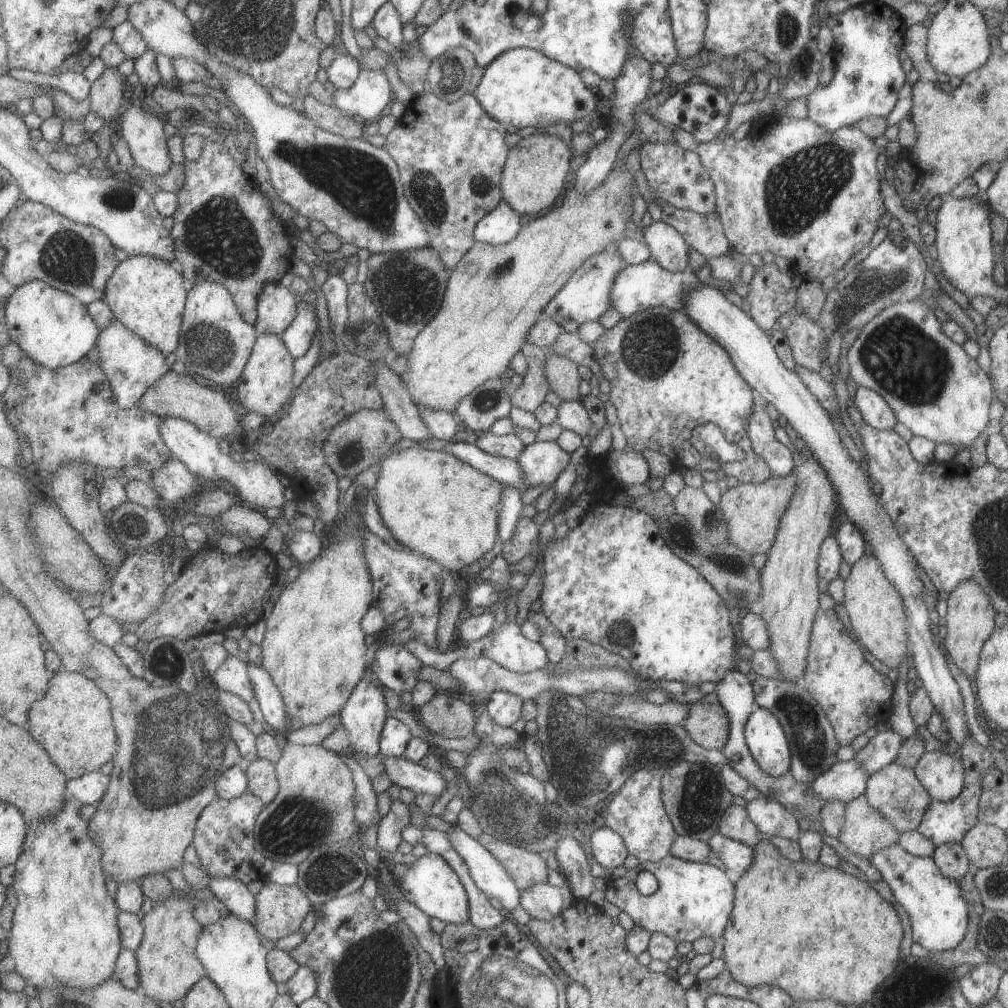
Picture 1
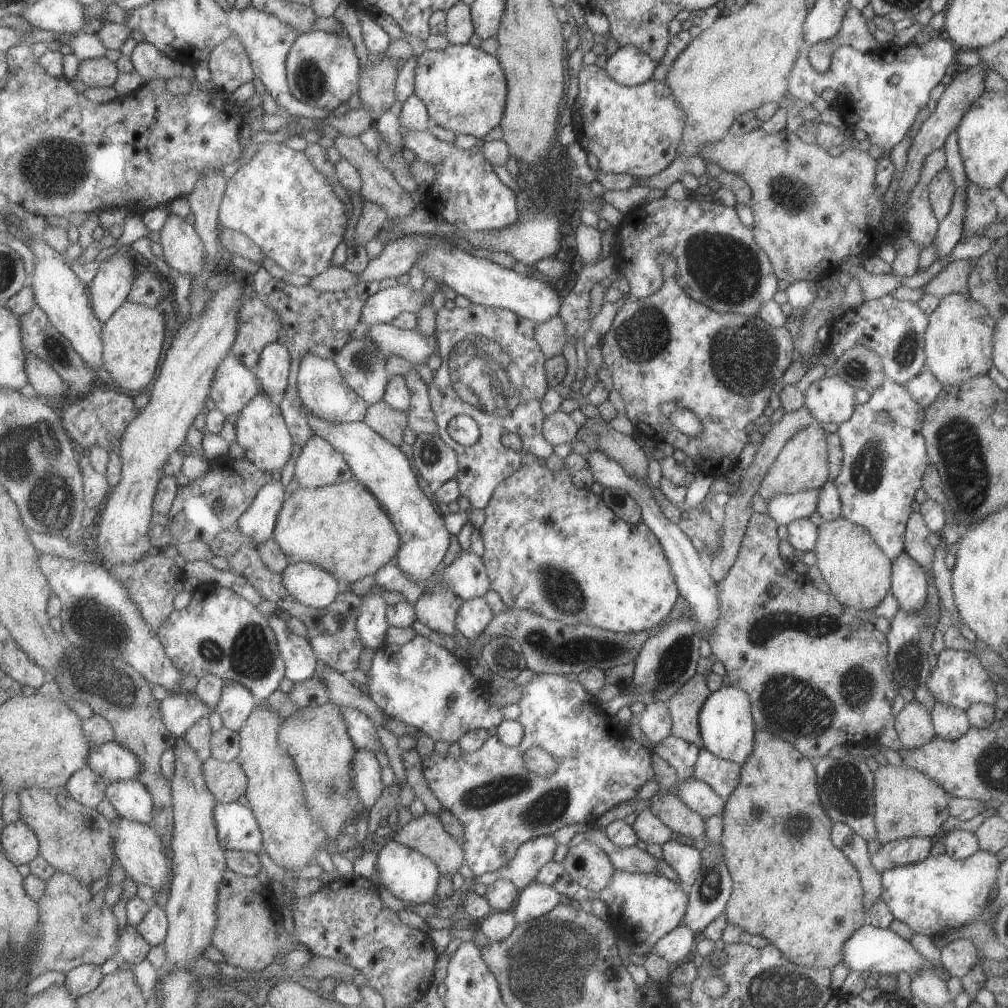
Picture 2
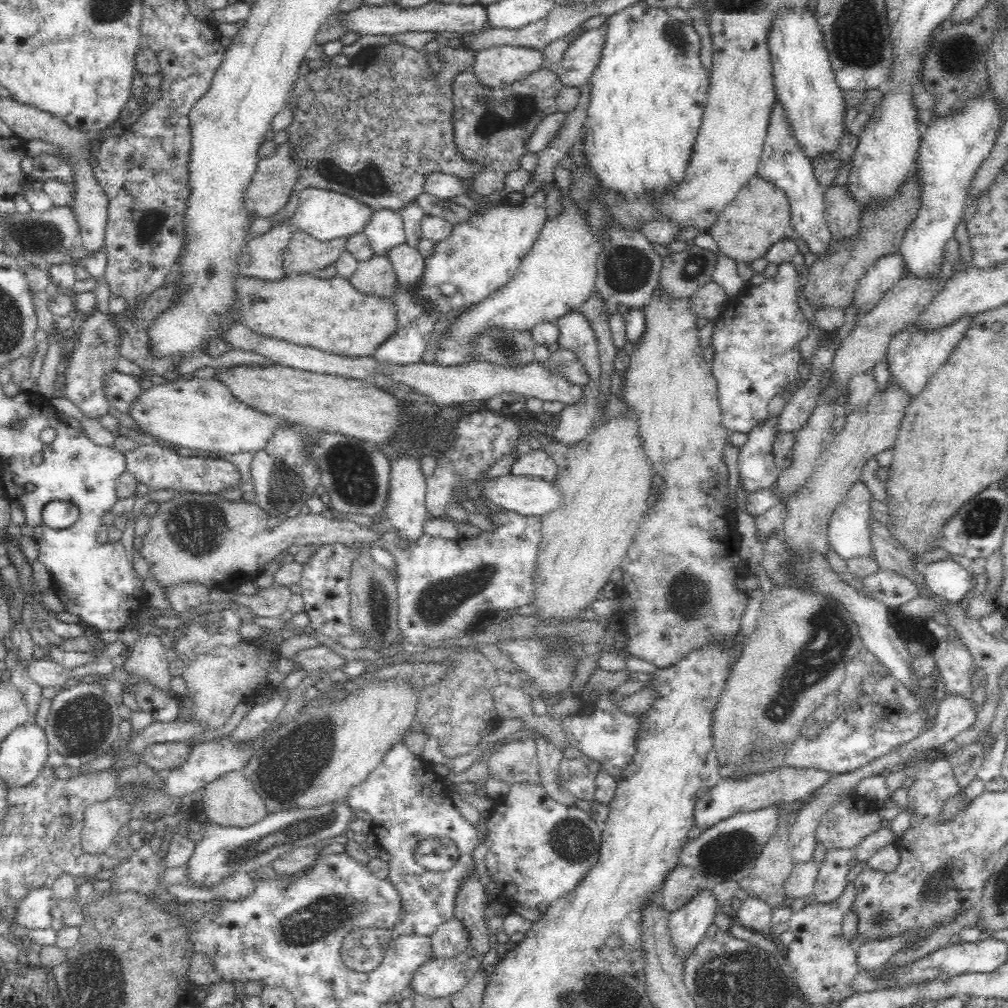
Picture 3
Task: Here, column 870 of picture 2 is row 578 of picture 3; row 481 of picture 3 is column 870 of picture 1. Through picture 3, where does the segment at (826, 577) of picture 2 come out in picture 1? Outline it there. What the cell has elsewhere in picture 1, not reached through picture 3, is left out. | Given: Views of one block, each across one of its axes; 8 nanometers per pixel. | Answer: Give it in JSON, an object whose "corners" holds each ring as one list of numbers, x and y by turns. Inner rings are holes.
{"corners":[[864,553,850,565,848,576,844,579,842,605,858,643,879,662,889,668,897,668,899,662,908,657,903,602,893,584,883,576,879,562,871,553]]}

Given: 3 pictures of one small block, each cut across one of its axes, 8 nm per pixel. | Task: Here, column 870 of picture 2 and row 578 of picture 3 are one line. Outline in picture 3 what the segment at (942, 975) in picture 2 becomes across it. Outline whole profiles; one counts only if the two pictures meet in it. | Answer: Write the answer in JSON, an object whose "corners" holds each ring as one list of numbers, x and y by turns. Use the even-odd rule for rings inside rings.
{"corners":[[951,559,932,562,924,570,928,589,950,602,964,604,977,587,974,574]]}

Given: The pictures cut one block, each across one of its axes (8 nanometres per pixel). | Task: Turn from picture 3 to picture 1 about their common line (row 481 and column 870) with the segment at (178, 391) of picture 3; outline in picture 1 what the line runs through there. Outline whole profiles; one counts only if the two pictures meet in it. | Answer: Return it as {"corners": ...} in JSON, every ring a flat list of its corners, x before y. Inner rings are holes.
{"corners":[[922,298,897,302,884,308,860,329,845,357,853,382,877,392,891,408,896,422,903,424,913,435,925,437,935,445,945,442,953,446,957,453,969,449,985,428,994,392,991,379,975,359,970,358,961,345,955,344,941,332,933,311,923,304]]}

